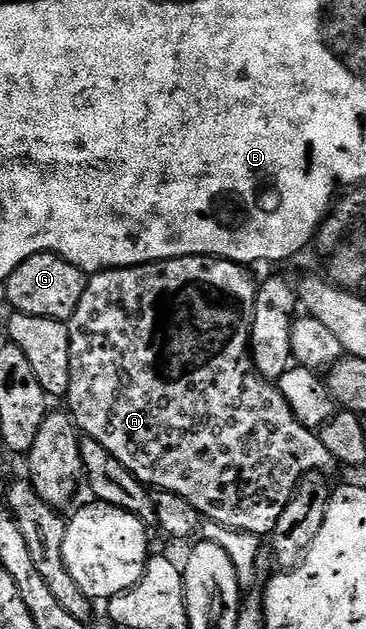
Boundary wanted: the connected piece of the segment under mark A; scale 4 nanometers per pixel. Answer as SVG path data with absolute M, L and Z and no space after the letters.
M184 255L178 259L160 259L157 263L140 263L138 267L119 267L108 271L96 272L86 282L83 297L79 301L75 313L67 321L69 324L69 340L71 341L71 381L69 382L69 394L67 396L67 402L69 402L67 411L78 432L85 434L86 431L101 446L100 450L104 454L114 459L119 465L126 467L139 482L145 484L146 488L156 489L157 491L170 491L179 497L183 497L197 510L198 516L204 517L210 523L217 523L220 527L229 527L233 531L246 531L249 535L264 537L264 535L268 536L272 532L275 521L279 521L279 513L283 513L283 509L291 501L293 492L297 490L302 479L306 478L310 473L325 473L321 471L331 470L332 467L335 467L335 460L331 453L327 453L320 434L305 428L292 415L292 409L288 407L278 388L254 373L253 364L249 358L248 346L249 326L253 324L253 306L255 305L258 284L256 282L253 283L252 277L245 271L248 270L240 263L232 263L226 259L214 259L211 255Z

